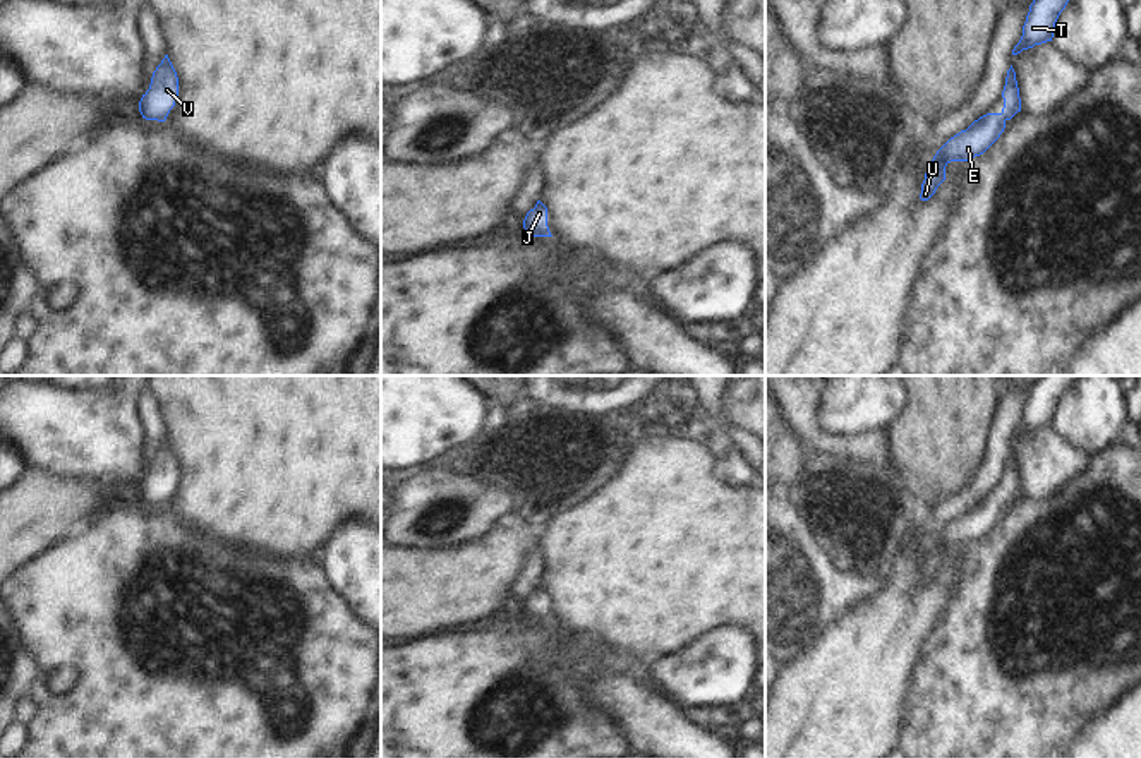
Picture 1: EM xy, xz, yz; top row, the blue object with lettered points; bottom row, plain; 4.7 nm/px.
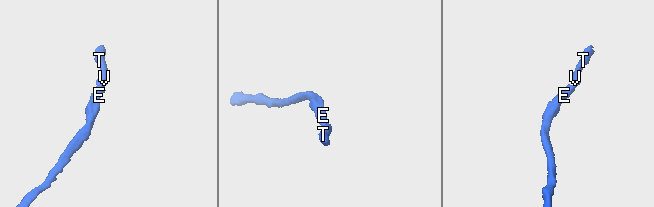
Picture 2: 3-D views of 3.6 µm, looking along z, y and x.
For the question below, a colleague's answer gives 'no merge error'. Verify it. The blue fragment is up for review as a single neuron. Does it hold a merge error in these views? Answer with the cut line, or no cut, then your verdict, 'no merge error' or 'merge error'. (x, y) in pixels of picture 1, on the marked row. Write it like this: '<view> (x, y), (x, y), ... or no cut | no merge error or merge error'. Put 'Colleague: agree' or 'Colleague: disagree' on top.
Colleague: agree
no cut | no merge error

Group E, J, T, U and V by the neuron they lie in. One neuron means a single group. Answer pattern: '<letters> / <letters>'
E J T U V

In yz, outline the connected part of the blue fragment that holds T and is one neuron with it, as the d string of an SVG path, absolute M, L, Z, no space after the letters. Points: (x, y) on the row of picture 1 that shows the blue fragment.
M1033 0L1023 26L1023 36L1014 46L1012 55L1033 48L1035 45L1052 41L1055 22L1067 2L1069 0Z

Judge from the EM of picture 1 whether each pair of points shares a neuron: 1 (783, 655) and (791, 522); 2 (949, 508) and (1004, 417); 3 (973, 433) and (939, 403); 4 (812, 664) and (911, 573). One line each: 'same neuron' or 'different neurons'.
1: same neuron
2: same neuron
3: same neuron
4: same neuron

